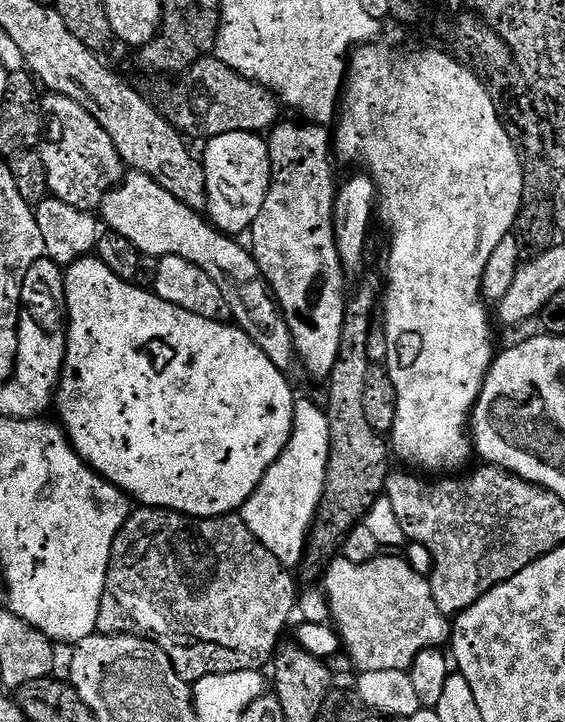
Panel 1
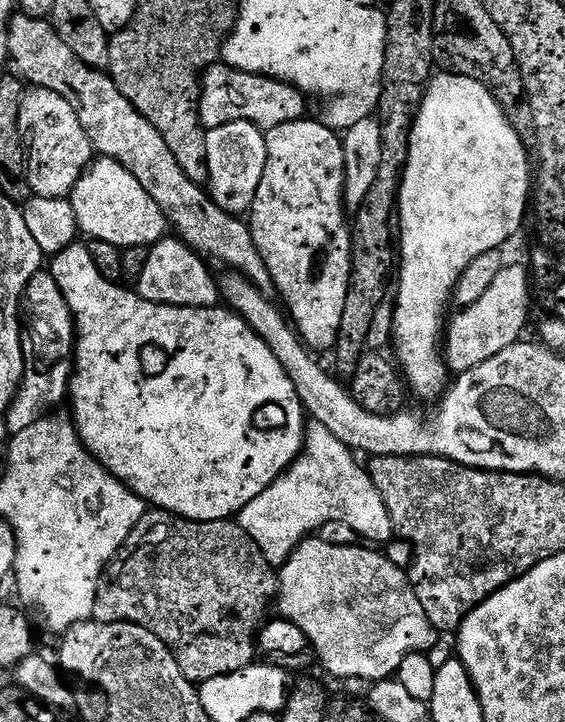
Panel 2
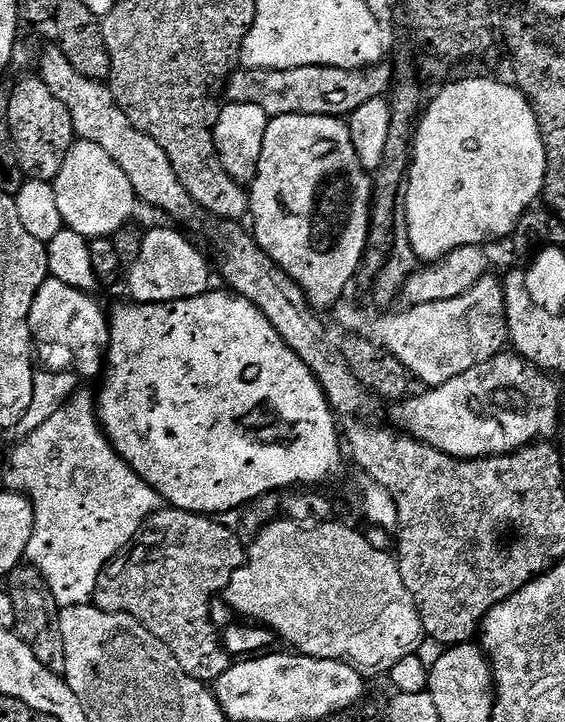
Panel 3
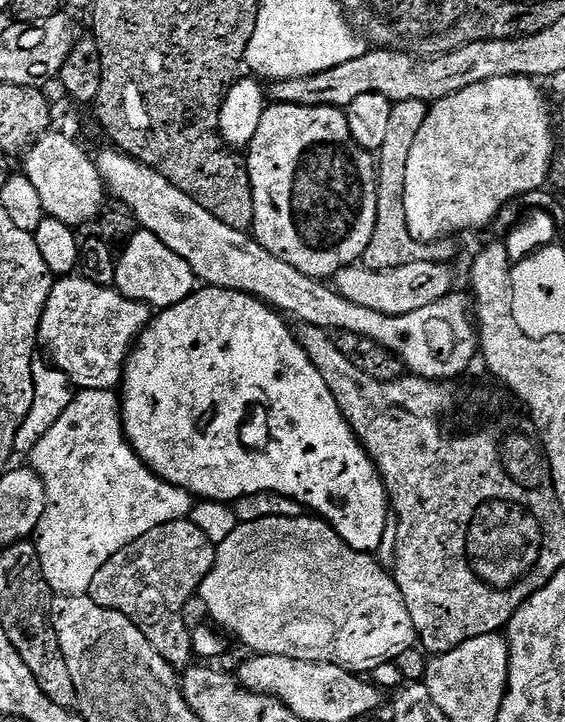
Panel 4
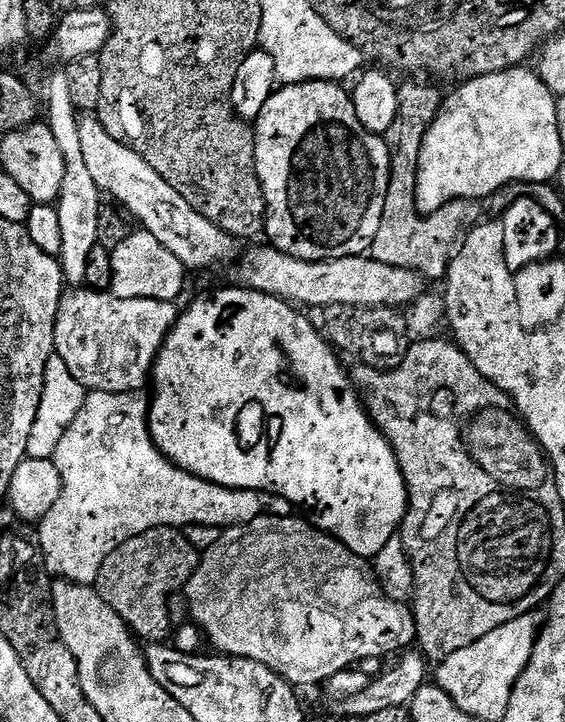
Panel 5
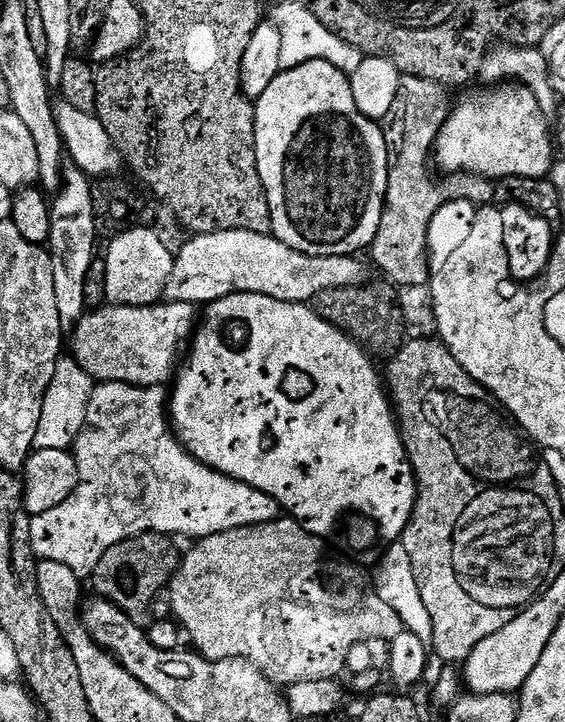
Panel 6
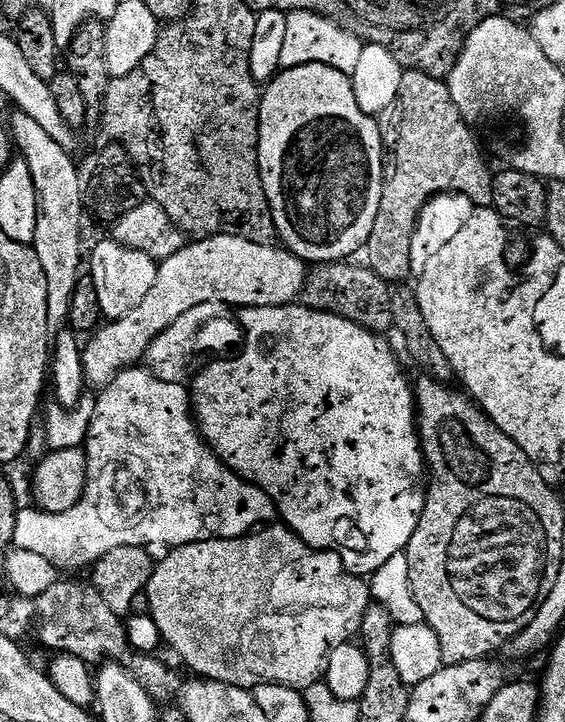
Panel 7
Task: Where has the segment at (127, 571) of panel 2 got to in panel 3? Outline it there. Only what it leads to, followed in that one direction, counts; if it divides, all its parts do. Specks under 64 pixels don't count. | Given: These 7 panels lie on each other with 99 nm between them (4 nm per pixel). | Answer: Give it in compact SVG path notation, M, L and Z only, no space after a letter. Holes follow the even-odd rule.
M173 507L154 513L127 548L100 571L94 597L95 607L101 608L103 612L118 612L135 623L137 620L141 624L139 627L153 641L163 645L175 667L184 675L205 682L216 681L230 666L230 656L218 639L217 629L212 629L208 621L208 607L212 599L215 596L217 599L227 588L242 560L241 549L240 552L236 549L235 534L216 520L219 519L195 512L182 512Z

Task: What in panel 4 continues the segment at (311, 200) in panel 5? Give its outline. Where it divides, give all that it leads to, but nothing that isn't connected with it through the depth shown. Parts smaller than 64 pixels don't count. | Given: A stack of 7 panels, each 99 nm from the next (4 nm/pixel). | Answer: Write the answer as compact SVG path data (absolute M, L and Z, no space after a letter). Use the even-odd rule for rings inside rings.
M269 103L262 122L258 122L258 134L254 134L246 149L254 198L251 235L274 258L282 258L294 270L302 270L302 274L321 282L334 278L344 268L353 267L363 257L374 234L378 214L376 162L373 153L354 142L345 109Z

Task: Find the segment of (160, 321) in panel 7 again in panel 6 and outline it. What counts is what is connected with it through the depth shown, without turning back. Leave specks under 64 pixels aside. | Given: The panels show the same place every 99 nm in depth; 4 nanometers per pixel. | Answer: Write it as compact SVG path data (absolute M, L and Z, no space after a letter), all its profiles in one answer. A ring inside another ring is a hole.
M246 230L193 235L175 253L163 299L207 306L235 292L266 294L291 304L315 301L322 290L356 288L365 283L364 268L355 255L311 256L286 246L275 236Z

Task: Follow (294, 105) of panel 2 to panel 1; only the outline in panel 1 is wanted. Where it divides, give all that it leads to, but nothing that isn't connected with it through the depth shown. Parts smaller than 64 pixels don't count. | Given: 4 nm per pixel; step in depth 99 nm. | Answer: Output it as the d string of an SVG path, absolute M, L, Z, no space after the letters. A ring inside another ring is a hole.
M208 54L185 68L182 78L164 96L162 111L185 137L211 138L231 132L264 134L281 119L281 101L269 88L230 70L215 55Z

